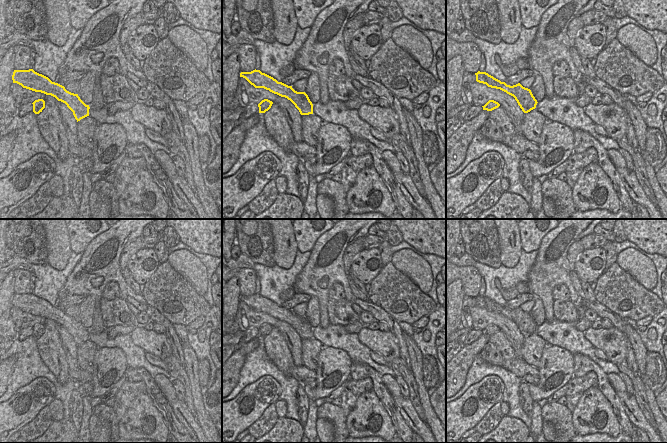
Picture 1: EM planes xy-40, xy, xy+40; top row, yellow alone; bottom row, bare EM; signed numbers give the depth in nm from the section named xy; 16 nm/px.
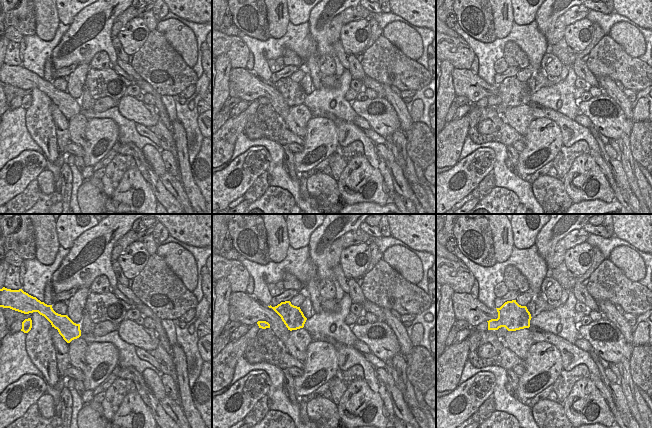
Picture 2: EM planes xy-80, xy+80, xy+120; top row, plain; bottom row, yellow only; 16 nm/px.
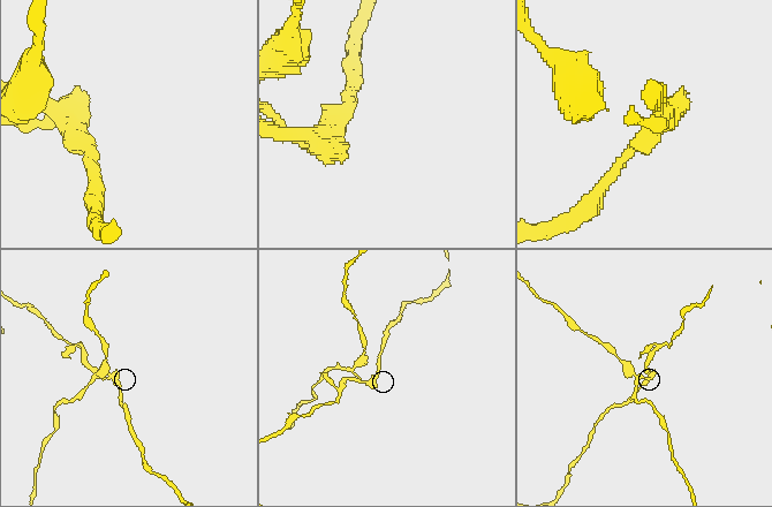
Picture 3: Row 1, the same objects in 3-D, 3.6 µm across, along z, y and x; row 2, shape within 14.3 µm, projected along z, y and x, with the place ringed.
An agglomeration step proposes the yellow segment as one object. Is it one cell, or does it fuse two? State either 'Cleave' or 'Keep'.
Cleave.

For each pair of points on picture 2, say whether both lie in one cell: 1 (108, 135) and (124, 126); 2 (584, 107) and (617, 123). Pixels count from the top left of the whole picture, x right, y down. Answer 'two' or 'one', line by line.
1: two
2: one

